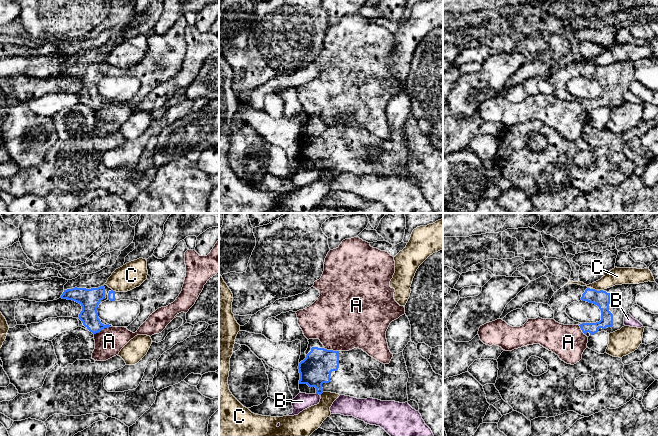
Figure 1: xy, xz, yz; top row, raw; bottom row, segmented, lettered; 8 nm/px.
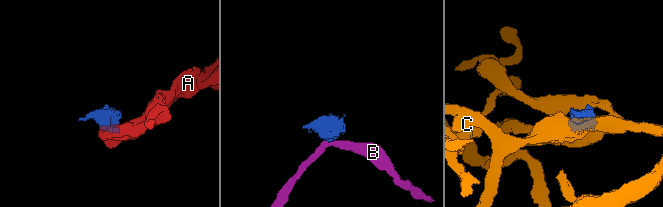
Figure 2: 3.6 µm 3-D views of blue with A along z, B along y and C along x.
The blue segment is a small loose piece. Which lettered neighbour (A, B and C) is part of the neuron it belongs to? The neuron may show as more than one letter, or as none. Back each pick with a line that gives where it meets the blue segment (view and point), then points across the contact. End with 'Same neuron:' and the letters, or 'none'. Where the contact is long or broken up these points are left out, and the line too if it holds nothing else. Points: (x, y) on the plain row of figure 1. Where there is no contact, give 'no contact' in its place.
Same neuron: none

